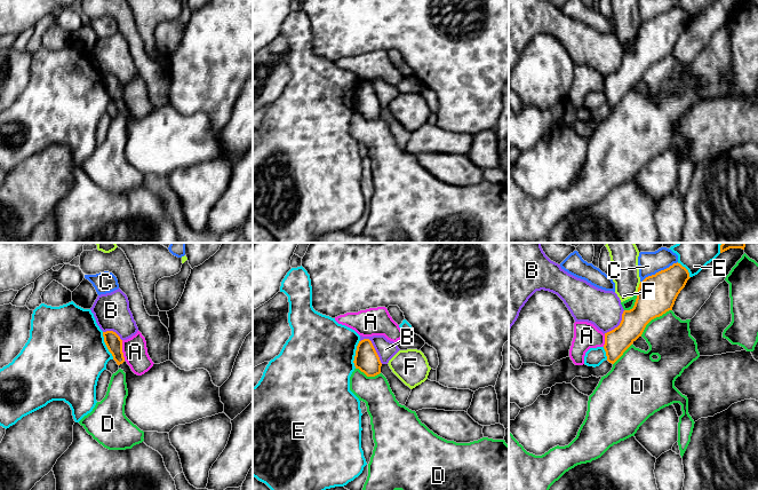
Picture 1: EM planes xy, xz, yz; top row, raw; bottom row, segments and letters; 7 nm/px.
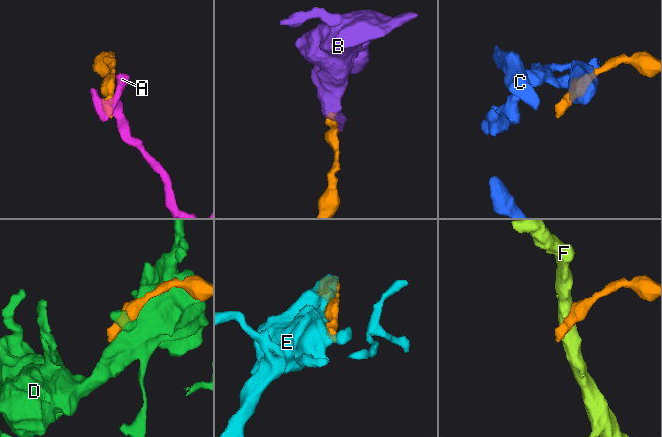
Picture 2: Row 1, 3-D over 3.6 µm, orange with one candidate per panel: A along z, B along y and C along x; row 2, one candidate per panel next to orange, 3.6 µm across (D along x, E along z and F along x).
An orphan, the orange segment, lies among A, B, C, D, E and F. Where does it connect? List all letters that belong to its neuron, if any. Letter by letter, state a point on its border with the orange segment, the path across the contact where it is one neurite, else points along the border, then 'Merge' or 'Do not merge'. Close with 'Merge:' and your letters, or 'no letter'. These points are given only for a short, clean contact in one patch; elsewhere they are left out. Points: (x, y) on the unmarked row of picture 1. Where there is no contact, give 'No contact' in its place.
A: Touches orange at xy (121, 94). Boundary: xy (121, 84), (121, 95), (125, 103). Do not merge
B: Touches orange at xz (374, 92). Boundary: xz (361, 83), (370, 85), (382, 107). Do not merge
C: Touches orange at yz (659, 15). Do not merge
D: Touches orange at yz (653, 62). Do not merge
E: Touches orange at xz (356, 97). Do not merge
F: Touches orange at yz (638, 31). Boundary: yz (640, 25), (636, 37). Do not merge
Merge: no letter

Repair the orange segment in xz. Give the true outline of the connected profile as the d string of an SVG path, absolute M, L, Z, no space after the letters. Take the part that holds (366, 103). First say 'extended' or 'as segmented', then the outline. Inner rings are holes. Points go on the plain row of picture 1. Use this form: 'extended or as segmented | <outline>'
as segmented | M369 82L359 85L354 100L354 110L367 120L375 120L381 117L382 106Z

